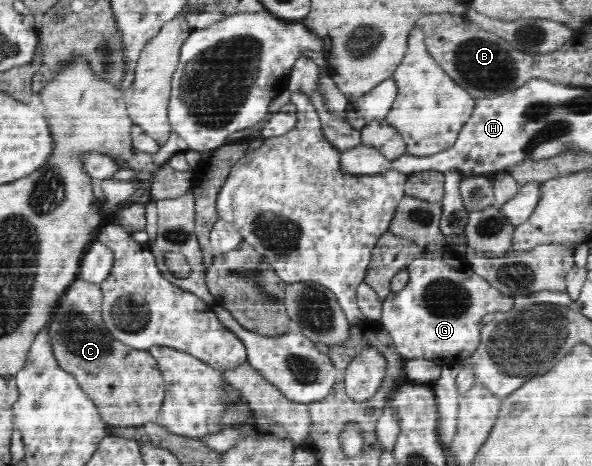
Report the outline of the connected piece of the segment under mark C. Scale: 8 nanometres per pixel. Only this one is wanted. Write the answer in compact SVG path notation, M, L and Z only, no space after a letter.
M79 278L72 282L47 324L52 353L59 365L76 377L108 427L156 423L166 392L163 374L148 351L126 346L108 332L102 318L102 302L99 285Z

